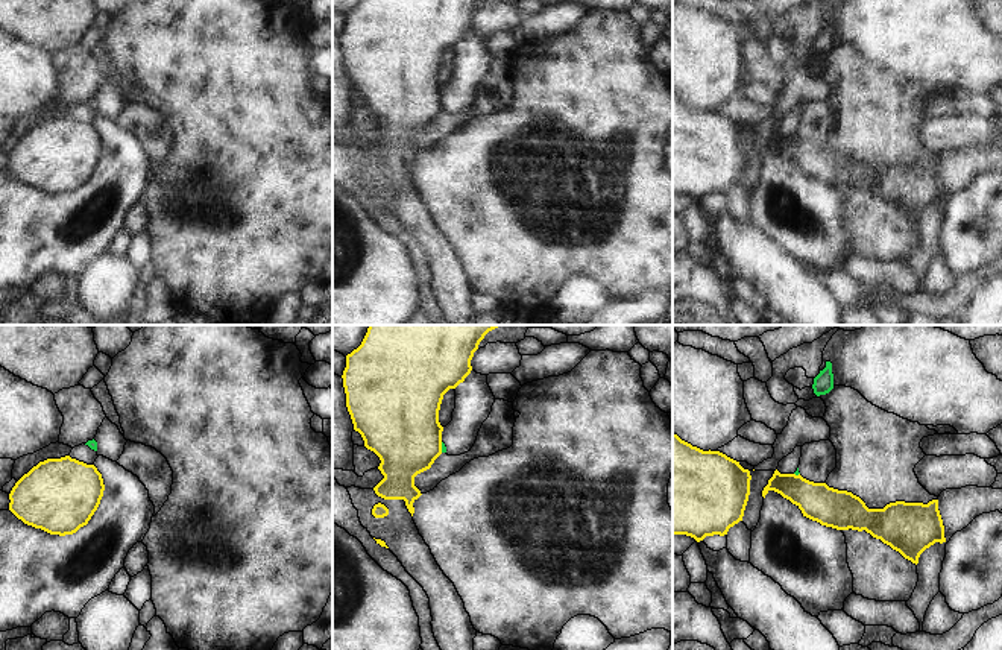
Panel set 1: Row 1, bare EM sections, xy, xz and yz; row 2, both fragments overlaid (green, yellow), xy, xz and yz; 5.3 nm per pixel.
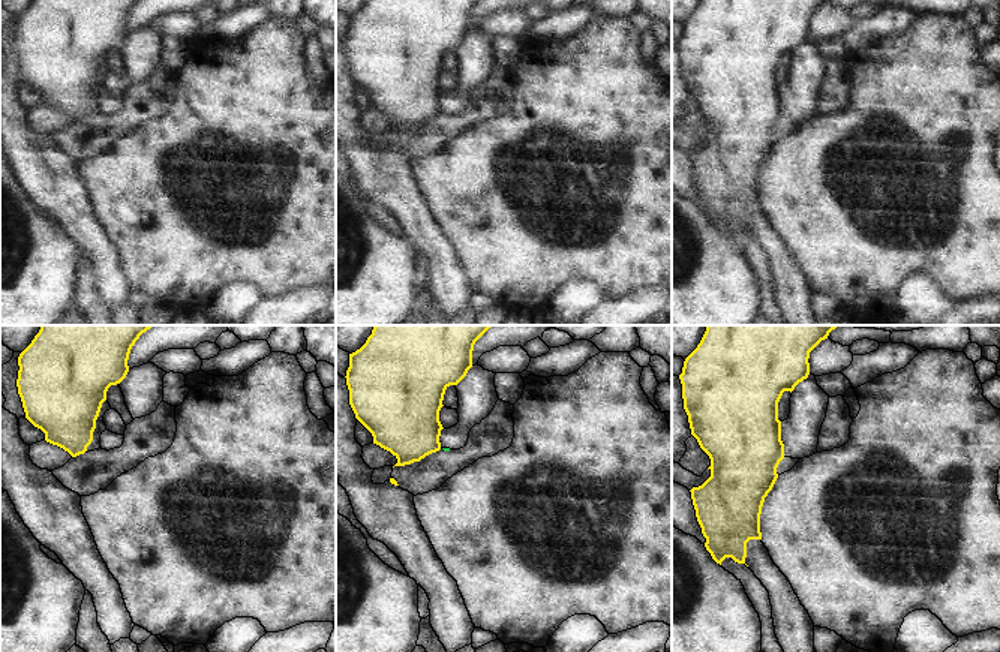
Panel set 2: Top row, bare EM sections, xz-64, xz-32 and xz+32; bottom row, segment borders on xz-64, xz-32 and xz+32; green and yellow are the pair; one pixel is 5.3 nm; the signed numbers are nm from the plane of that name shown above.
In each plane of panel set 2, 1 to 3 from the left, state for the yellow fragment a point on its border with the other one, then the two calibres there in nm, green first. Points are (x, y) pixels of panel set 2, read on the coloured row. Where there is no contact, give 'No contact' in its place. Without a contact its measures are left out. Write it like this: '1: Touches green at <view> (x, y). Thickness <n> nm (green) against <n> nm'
1: No contact
2: No contact
3: No contact

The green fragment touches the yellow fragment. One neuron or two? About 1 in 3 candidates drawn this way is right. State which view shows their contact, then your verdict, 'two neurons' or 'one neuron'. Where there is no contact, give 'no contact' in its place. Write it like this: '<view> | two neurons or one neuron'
xz | two neurons

